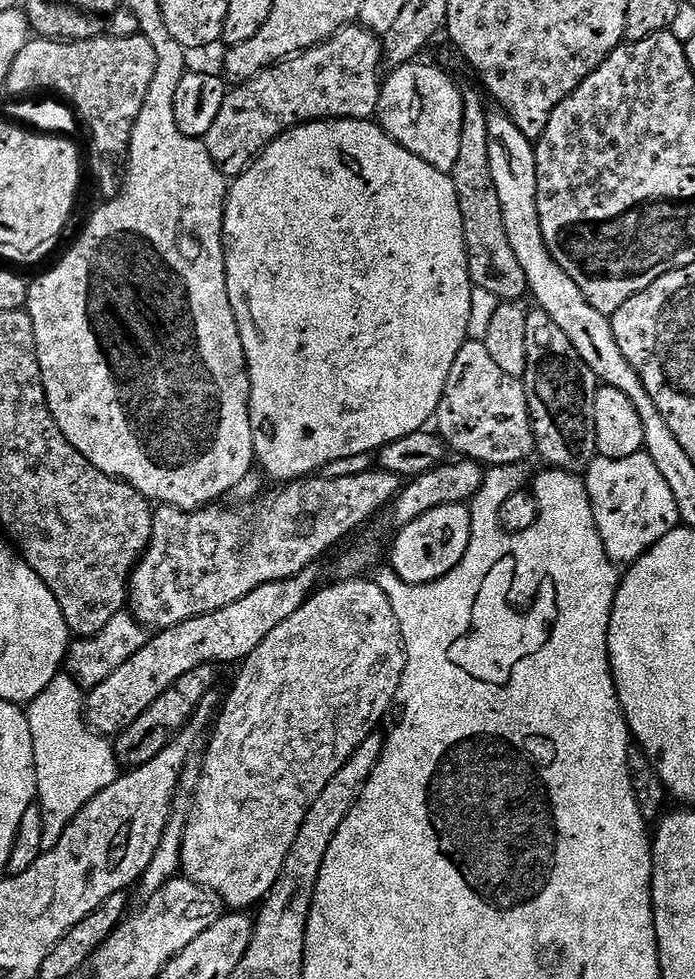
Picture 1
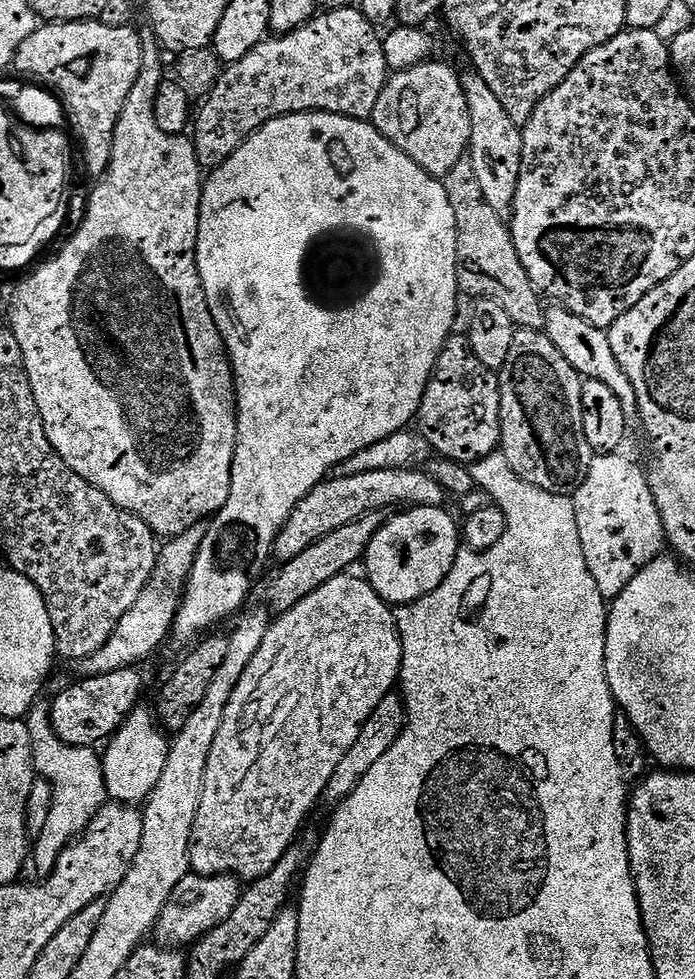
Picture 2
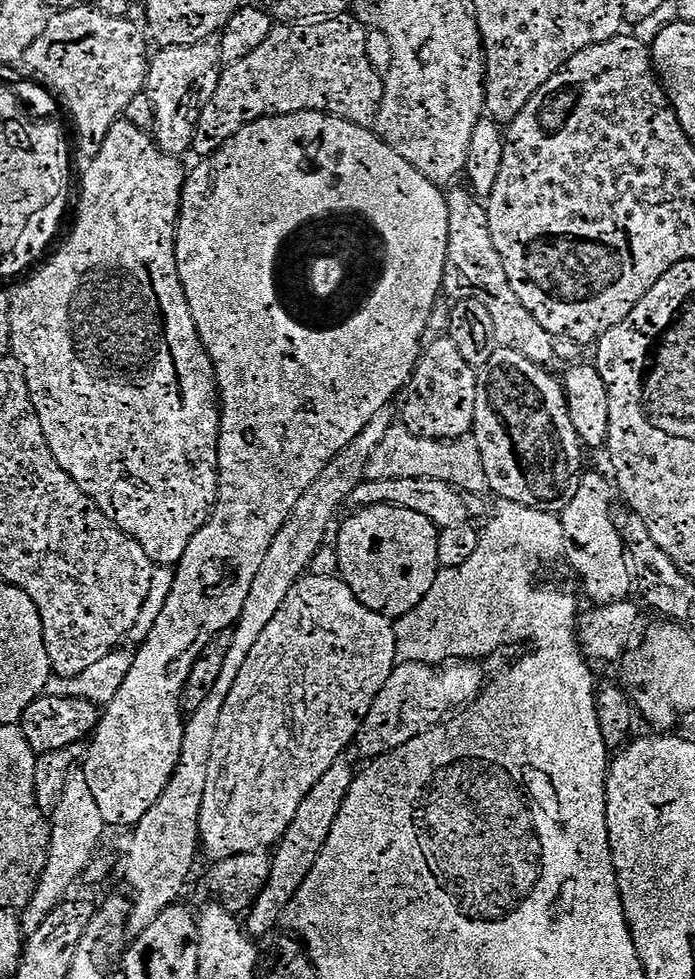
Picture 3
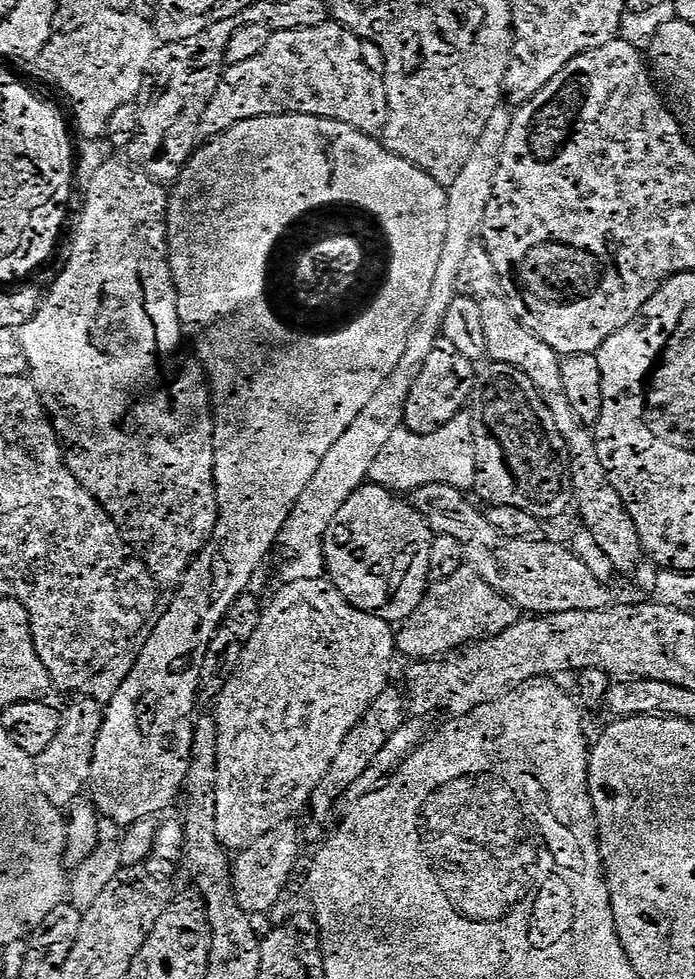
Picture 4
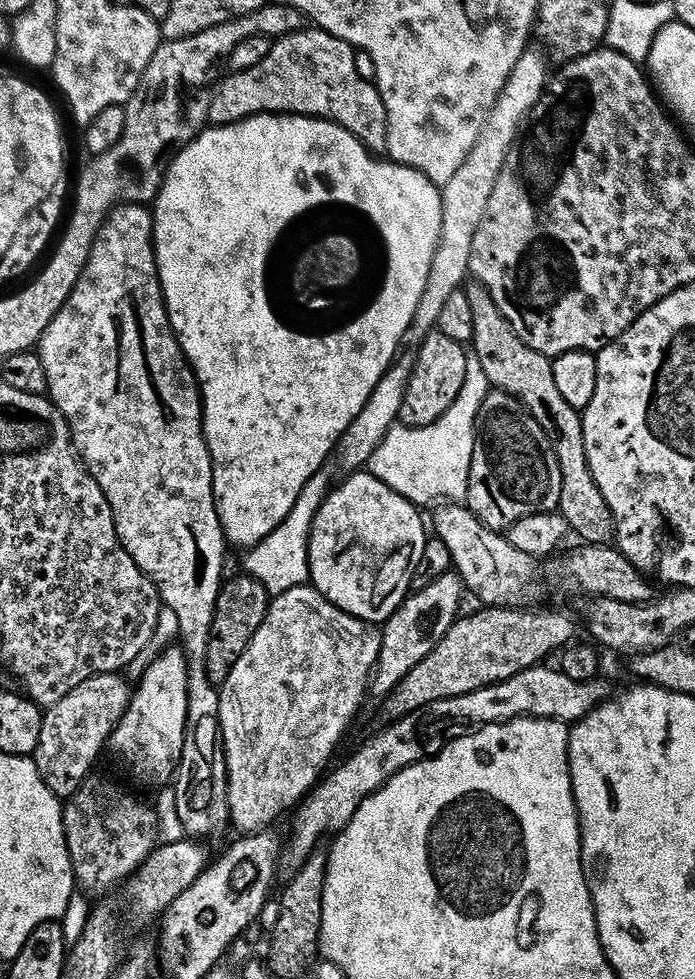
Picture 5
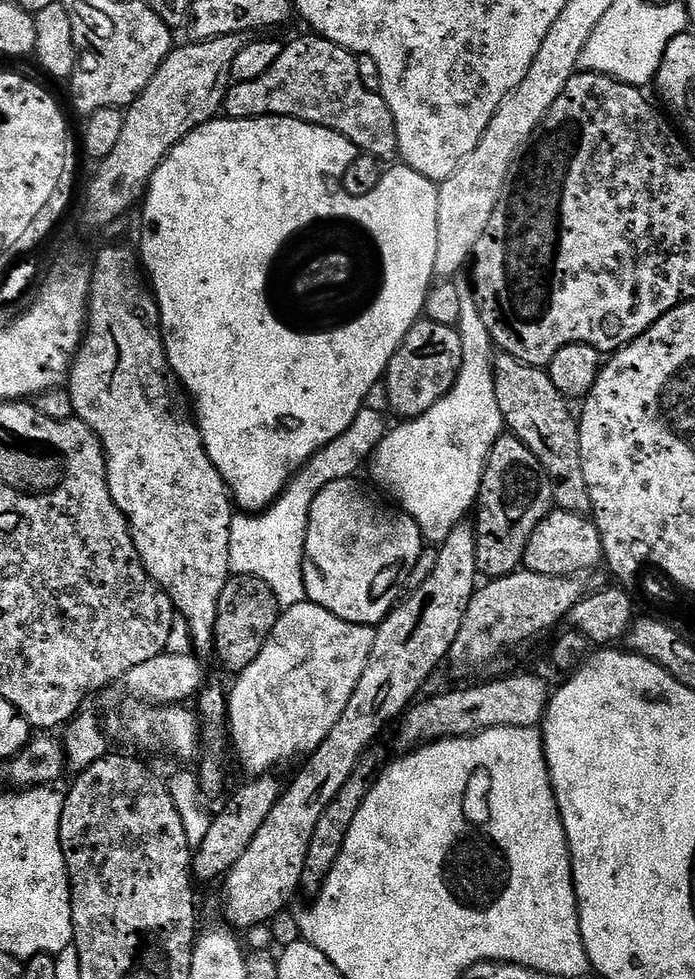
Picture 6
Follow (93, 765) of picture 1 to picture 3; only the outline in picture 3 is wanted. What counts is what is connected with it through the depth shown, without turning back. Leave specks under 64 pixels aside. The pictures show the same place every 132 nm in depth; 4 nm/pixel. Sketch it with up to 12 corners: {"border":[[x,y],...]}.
{"border":[[83,771],[50,814],[48,857],[20,935],[27,938],[83,877],[106,825]]}

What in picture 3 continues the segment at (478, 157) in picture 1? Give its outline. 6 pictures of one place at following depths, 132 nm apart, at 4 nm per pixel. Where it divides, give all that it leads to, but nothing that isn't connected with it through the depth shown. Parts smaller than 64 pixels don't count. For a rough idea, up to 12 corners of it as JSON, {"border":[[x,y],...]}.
{"border":[[446,192],[443,295],[482,302],[499,347],[551,356],[556,340],[518,302],[487,207]]}

